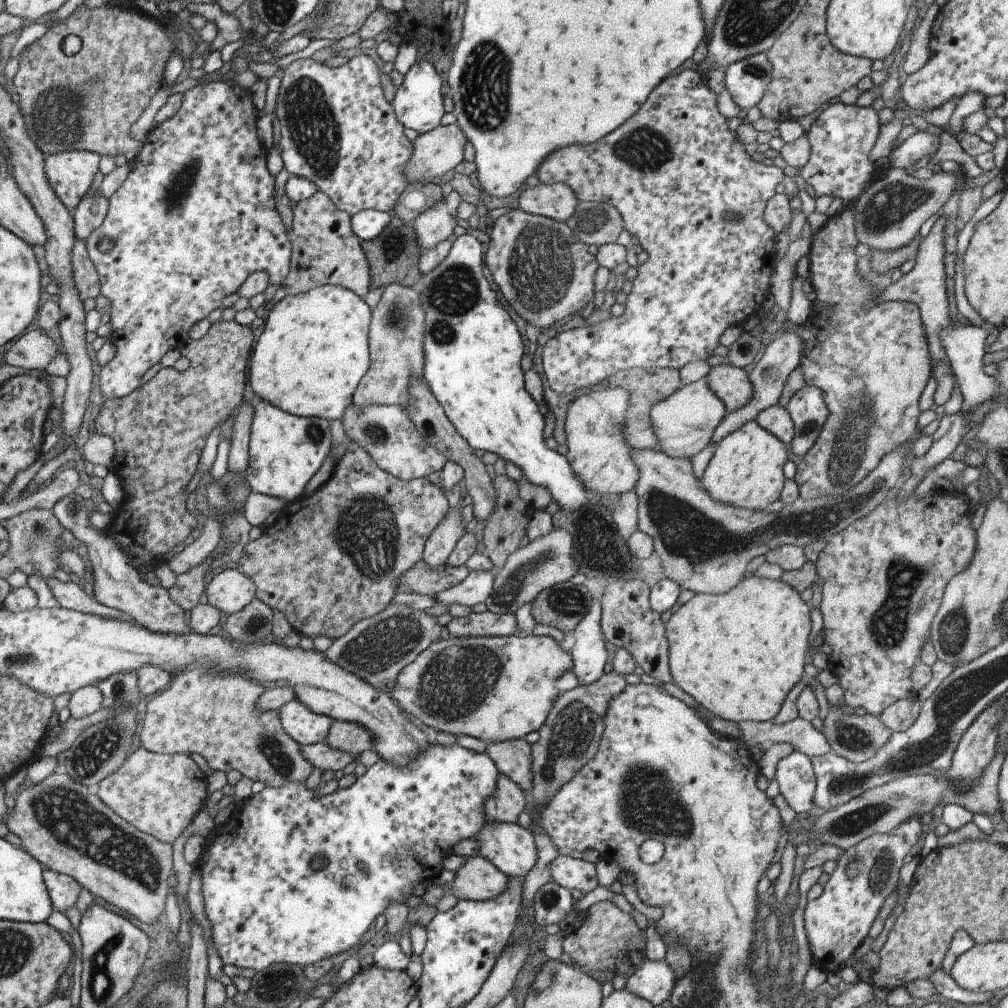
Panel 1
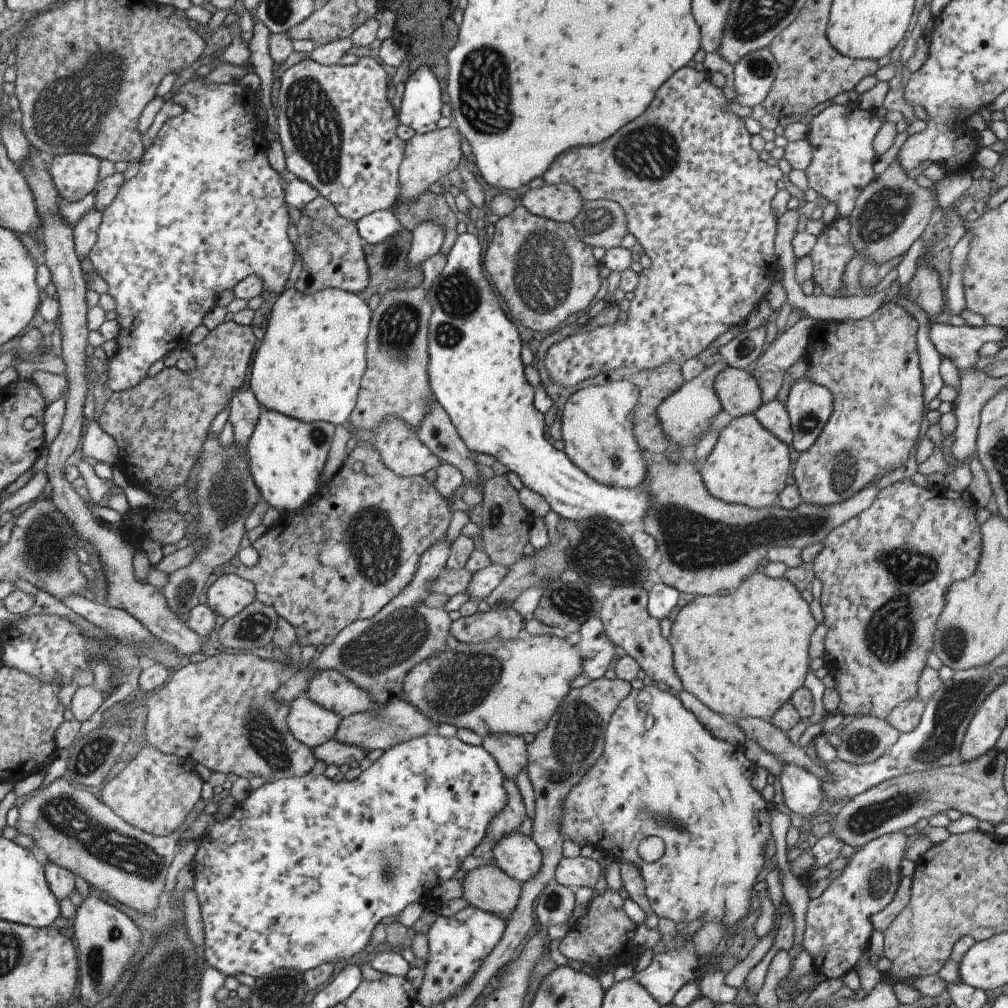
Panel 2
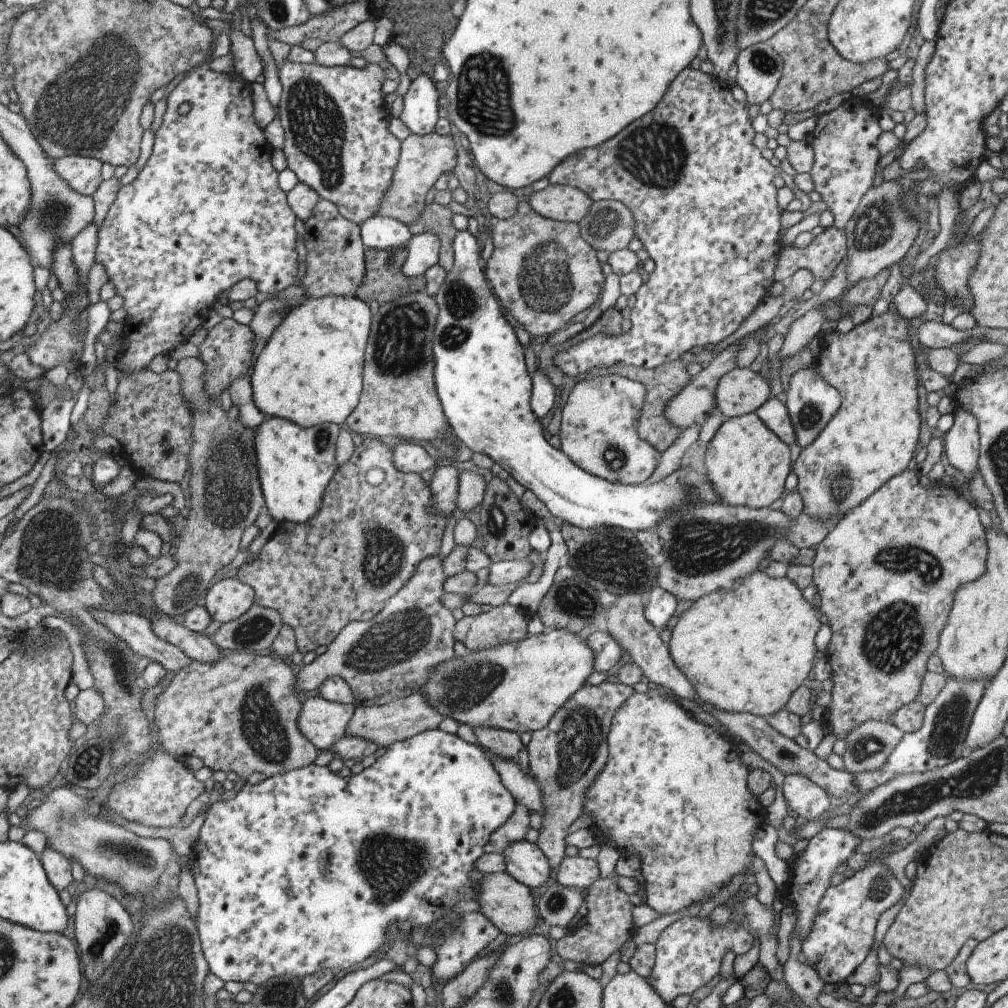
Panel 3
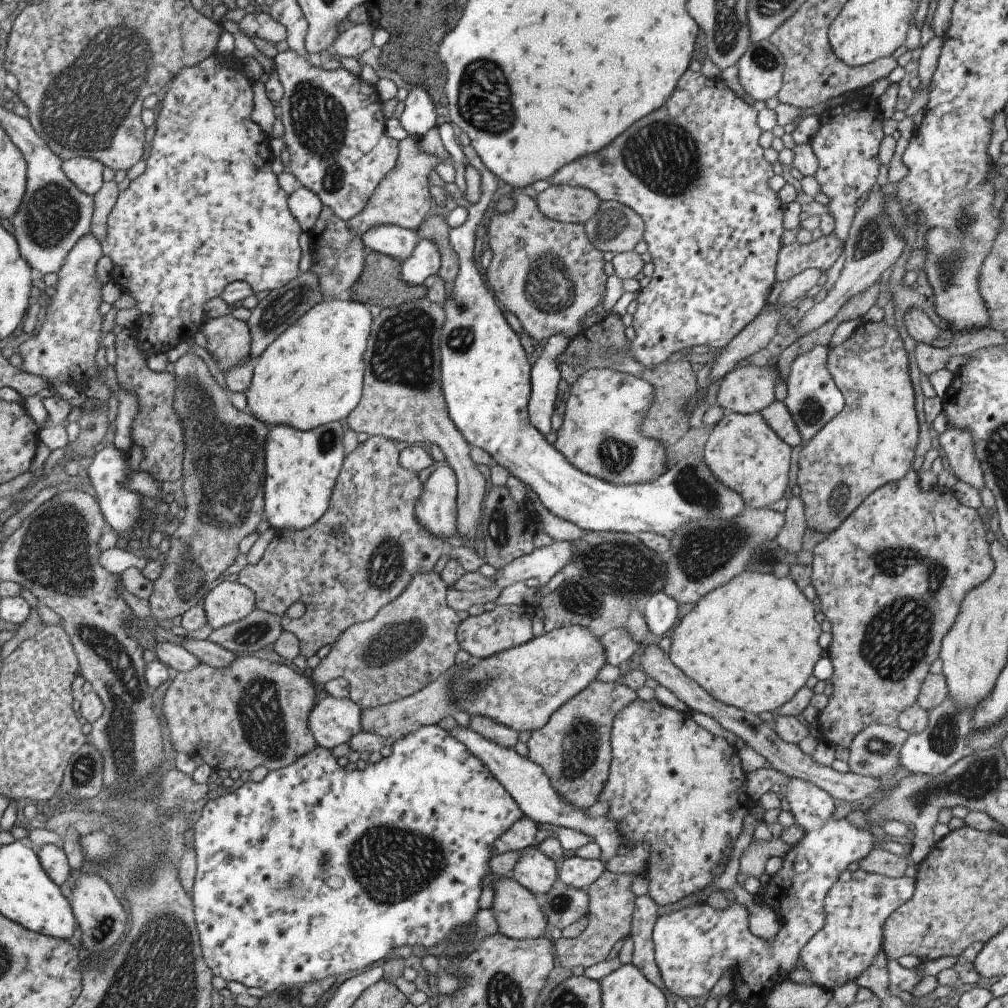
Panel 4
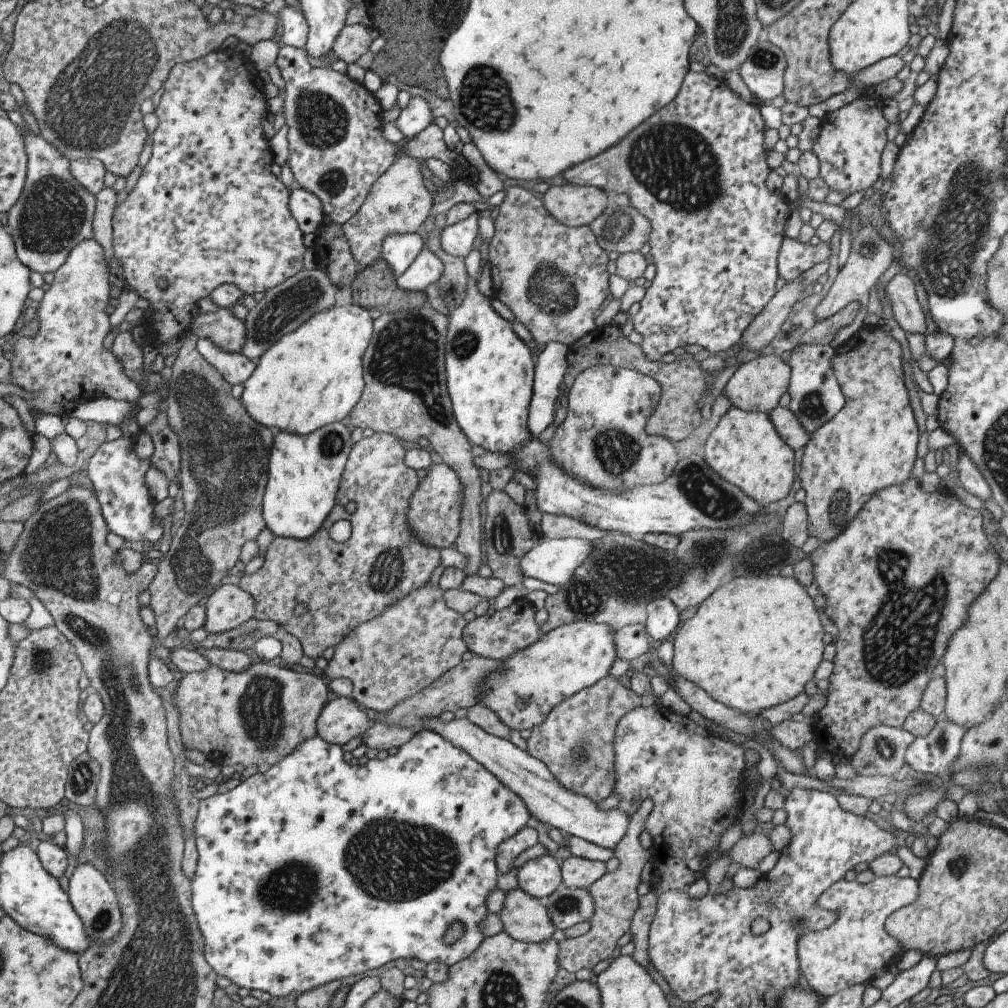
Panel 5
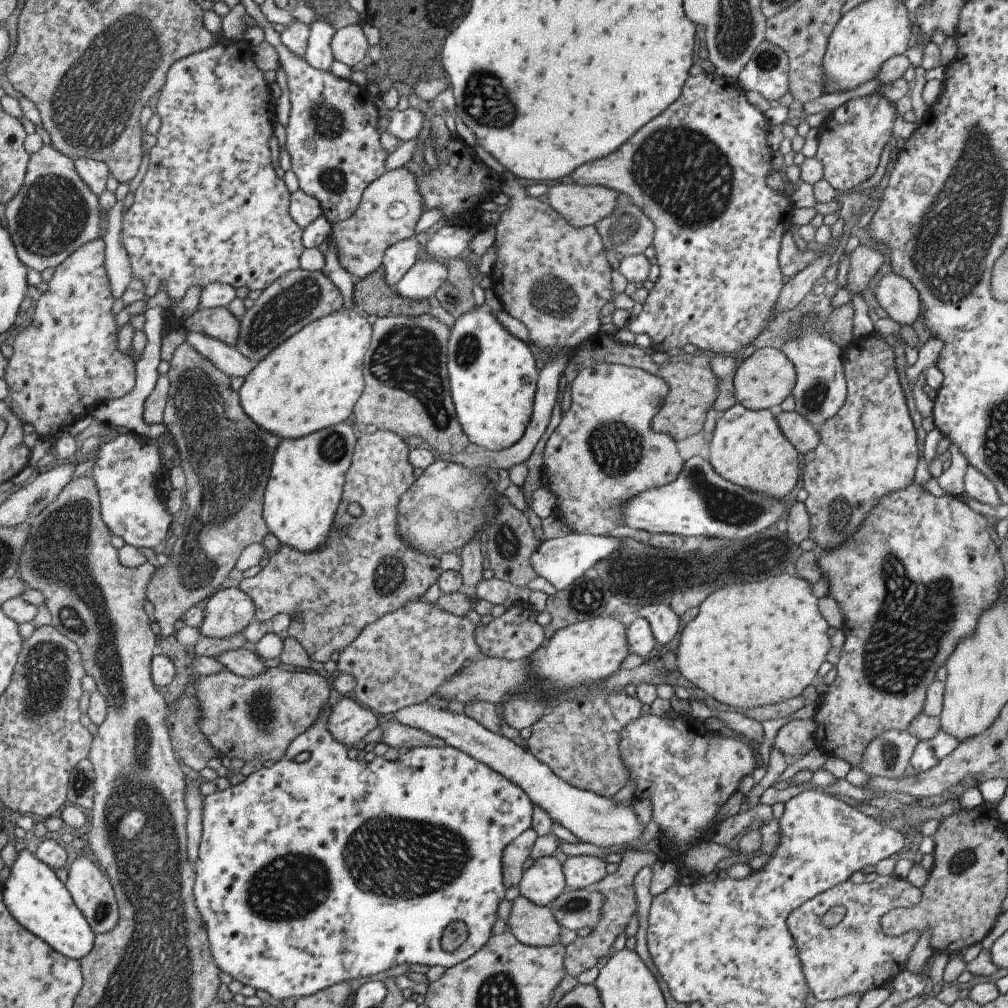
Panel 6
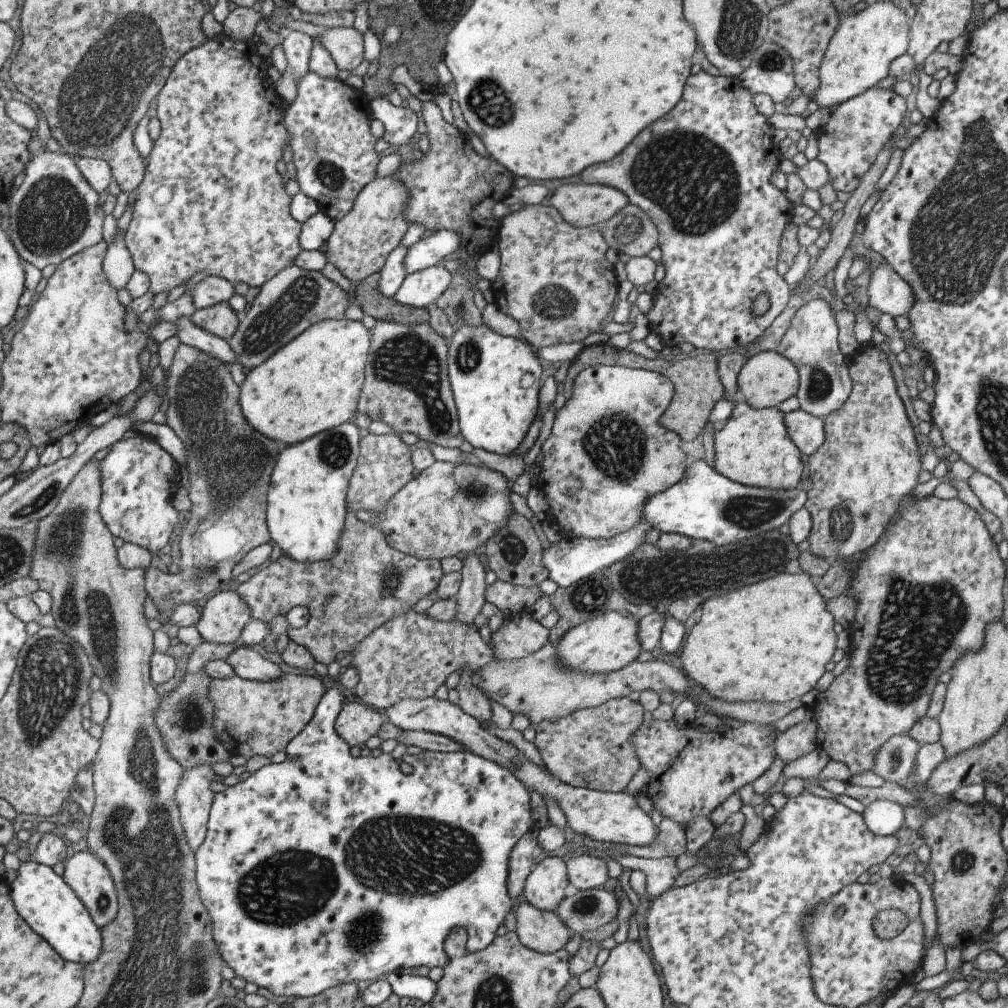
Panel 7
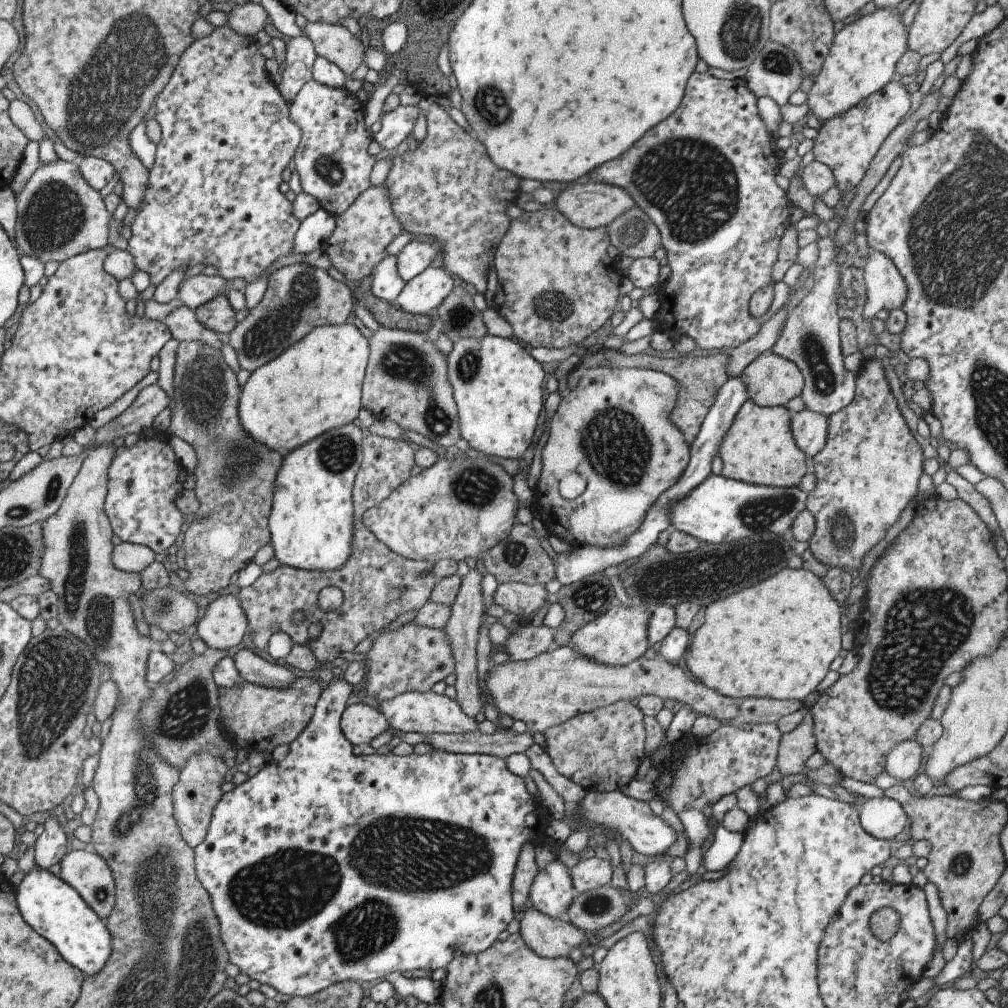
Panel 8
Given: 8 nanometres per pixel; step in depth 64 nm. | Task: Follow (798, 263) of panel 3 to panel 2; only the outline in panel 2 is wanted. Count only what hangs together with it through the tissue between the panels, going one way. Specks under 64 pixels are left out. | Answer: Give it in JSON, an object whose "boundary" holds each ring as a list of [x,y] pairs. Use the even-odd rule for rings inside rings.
{"boundary":[[[837,217],[826,225],[820,235],[817,236],[816,244],[806,257],[813,262],[813,282],[820,285],[822,292],[830,296],[847,297],[843,295],[844,268],[846,264],[856,256],[855,246],[850,240],[851,222],[849,217]]]}

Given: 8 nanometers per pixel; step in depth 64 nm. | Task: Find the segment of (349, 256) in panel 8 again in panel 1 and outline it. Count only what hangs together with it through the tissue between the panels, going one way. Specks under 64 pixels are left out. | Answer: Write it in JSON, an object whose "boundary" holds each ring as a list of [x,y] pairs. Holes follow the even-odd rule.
{"boundary":[[[457,123],[446,126],[440,124],[430,132],[419,135],[412,143],[413,155],[406,165],[407,184],[426,182],[458,166],[463,160],[467,141],[467,136]]]}

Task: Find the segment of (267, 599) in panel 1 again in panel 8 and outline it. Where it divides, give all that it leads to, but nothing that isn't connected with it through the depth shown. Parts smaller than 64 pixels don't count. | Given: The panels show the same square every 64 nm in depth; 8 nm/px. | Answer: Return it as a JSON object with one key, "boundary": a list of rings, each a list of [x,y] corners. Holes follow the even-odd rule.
{"boundary":[[[367,433],[363,443],[363,459],[356,473],[353,482],[353,520],[354,520],[354,541],[351,542],[351,550],[345,565],[340,569],[331,571],[304,570],[294,569],[288,565],[280,565],[272,572],[262,573],[253,584],[240,589],[237,593],[238,600],[243,606],[250,631],[255,631],[253,644],[258,650],[264,650],[268,647],[270,636],[275,633],[276,628],[282,632],[286,632],[288,636],[297,645],[307,646],[317,658],[320,666],[326,665],[332,660],[336,660],[342,652],[353,651],[364,638],[374,635],[386,629],[389,624],[398,618],[398,615],[410,610],[421,609],[422,605],[429,602],[429,597],[433,588],[438,582],[437,576],[434,574],[433,568],[436,563],[432,561],[417,561],[411,558],[404,558],[402,555],[390,550],[376,535],[364,524],[363,514],[366,510],[379,505],[385,498],[388,498],[398,486],[408,480],[412,474],[412,466],[415,464],[415,451],[402,439],[391,439],[381,437],[372,433]],[[328,586],[336,586],[340,588],[343,594],[343,602],[333,611],[323,611],[318,605],[318,594],[322,588]],[[302,610],[305,620],[297,626],[292,624],[291,616],[293,612]],[[318,622],[322,626],[320,636],[318,638],[310,638],[308,635],[308,626]]]}

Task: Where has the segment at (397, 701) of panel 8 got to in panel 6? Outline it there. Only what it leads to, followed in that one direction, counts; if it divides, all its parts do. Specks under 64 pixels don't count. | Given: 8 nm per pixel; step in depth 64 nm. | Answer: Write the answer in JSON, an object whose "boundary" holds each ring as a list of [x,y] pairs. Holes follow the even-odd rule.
{"boundary":[[[424,701],[400,708],[390,718],[404,726],[442,738],[449,746],[485,763],[486,766],[492,766],[504,778],[510,778],[510,782],[520,786],[530,796],[532,805],[540,806],[550,816],[552,823],[564,826],[582,843],[590,843],[602,848],[623,843],[639,843],[640,836],[646,828],[646,825],[638,819],[632,801],[615,802],[612,797],[579,790],[567,784],[527,749],[518,746],[500,733],[490,732],[464,713],[445,711],[432,701]]]}

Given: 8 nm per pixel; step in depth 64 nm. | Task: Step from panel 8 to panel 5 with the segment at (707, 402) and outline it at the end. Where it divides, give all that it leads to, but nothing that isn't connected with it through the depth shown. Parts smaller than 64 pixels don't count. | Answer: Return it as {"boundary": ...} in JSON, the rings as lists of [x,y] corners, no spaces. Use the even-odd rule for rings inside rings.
{"boundary":[[[610,323],[608,326],[596,328],[596,330],[590,333],[589,336],[582,336],[580,340],[574,342],[574,346],[569,347],[566,356],[567,368],[563,378],[563,383],[566,388],[563,399],[560,402],[560,408],[557,409],[553,416],[553,420],[557,427],[566,420],[566,414],[568,414],[569,408],[568,400],[570,396],[570,388],[574,386],[575,379],[580,372],[583,372],[586,368],[597,365],[610,365],[638,371],[638,360],[642,360],[642,358],[648,360],[648,358],[644,356],[644,352],[641,350],[641,346],[632,344],[627,337],[623,336],[621,329],[622,328],[616,326],[616,324]],[[691,356],[680,357],[670,364],[663,361],[648,360],[648,362],[650,362],[650,371],[647,372],[644,364],[642,364],[642,373],[648,374],[662,386],[662,394],[654,413],[648,418],[646,432],[652,435],[664,436],[672,443],[681,442],[696,429],[700,429],[703,422],[698,403],[700,394],[708,389],[706,388],[705,378],[707,372],[704,372],[700,368],[700,362],[694,360]]]}

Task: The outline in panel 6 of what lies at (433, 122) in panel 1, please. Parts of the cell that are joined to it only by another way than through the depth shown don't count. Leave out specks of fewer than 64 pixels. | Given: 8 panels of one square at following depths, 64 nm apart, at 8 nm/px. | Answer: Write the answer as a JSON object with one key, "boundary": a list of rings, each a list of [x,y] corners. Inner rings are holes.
{"boundary":[[[376,99],[375,103],[378,108],[378,118],[386,116],[390,119],[387,130],[400,143],[408,142],[418,136],[424,126],[422,110],[411,107],[404,111],[396,110],[396,108],[388,110],[388,108],[384,108],[381,99]]]}

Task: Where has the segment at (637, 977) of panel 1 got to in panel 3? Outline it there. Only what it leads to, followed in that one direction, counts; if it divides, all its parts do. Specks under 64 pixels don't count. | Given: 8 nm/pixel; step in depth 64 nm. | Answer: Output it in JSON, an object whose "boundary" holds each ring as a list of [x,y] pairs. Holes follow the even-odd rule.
{"boundary":[[[741,912],[734,914],[731,923],[723,928],[711,928],[709,916],[698,920],[697,916],[684,915],[678,916],[677,921],[662,932],[655,945],[655,963],[647,982],[665,1002],[673,1001],[680,994],[692,995],[702,985],[708,984],[716,974],[720,974],[722,957],[727,950],[733,950],[737,955],[748,951],[752,946],[754,936],[746,931]],[[740,923],[742,928],[738,930]]]}

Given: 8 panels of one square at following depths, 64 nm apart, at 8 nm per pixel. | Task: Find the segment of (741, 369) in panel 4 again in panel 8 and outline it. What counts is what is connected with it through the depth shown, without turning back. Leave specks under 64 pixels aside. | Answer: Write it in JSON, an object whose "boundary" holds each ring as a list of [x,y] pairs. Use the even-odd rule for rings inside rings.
{"boundary":[[[770,351],[761,353],[750,362],[740,376],[747,392],[747,398],[752,399],[761,407],[785,405],[791,398],[800,396],[805,385],[803,374],[794,362]]]}

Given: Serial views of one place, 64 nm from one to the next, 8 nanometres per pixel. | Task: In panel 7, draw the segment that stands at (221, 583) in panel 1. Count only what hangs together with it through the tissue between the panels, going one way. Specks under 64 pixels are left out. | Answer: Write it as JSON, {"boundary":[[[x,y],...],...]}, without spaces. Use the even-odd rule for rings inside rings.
{"boundary":[[[218,591],[216,596],[210,598],[204,610],[202,610],[201,618],[196,624],[198,632],[202,638],[210,643],[230,644],[238,640],[242,629],[252,620],[251,610],[247,602],[237,593],[237,591]]]}

